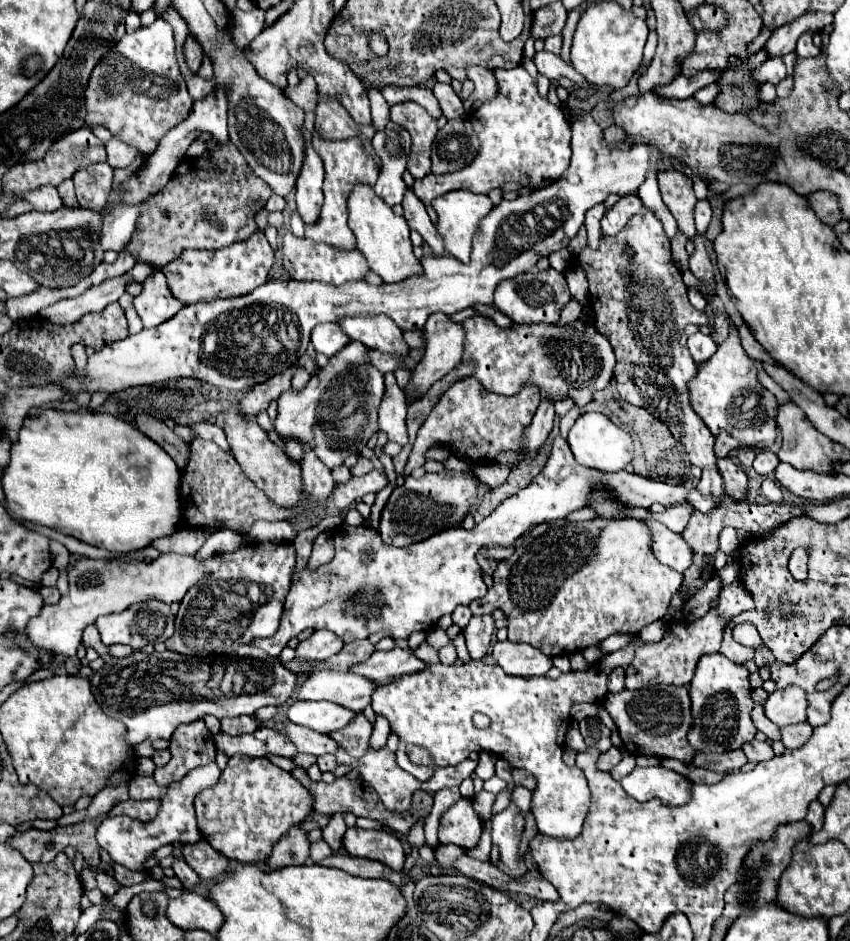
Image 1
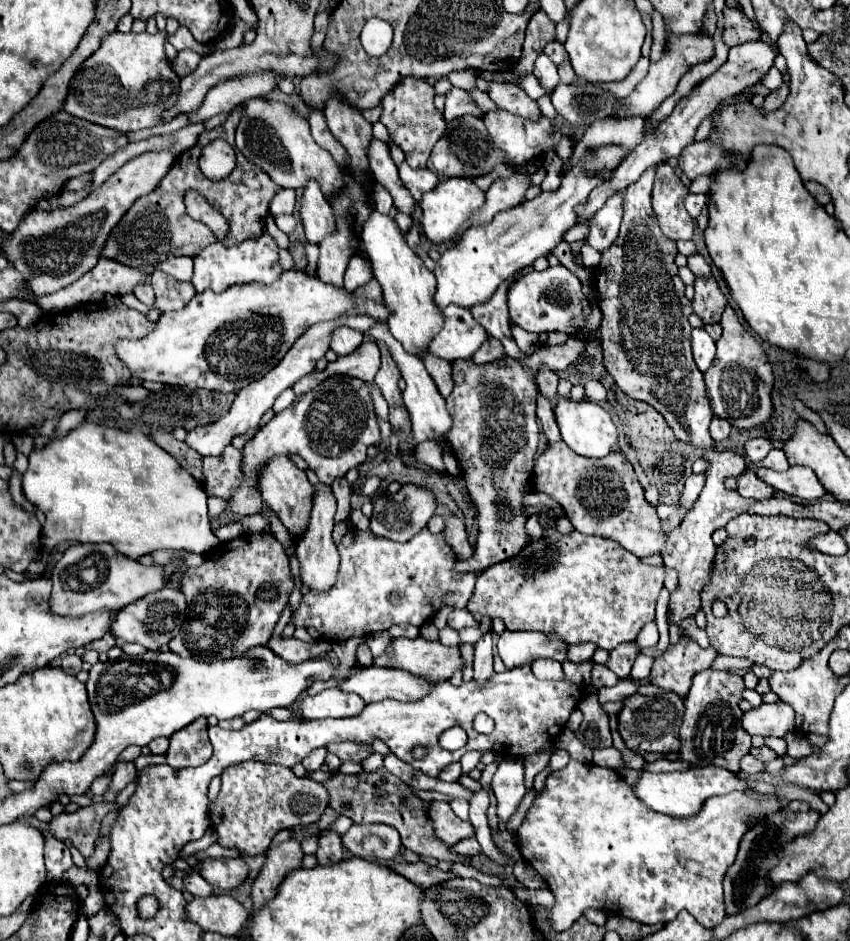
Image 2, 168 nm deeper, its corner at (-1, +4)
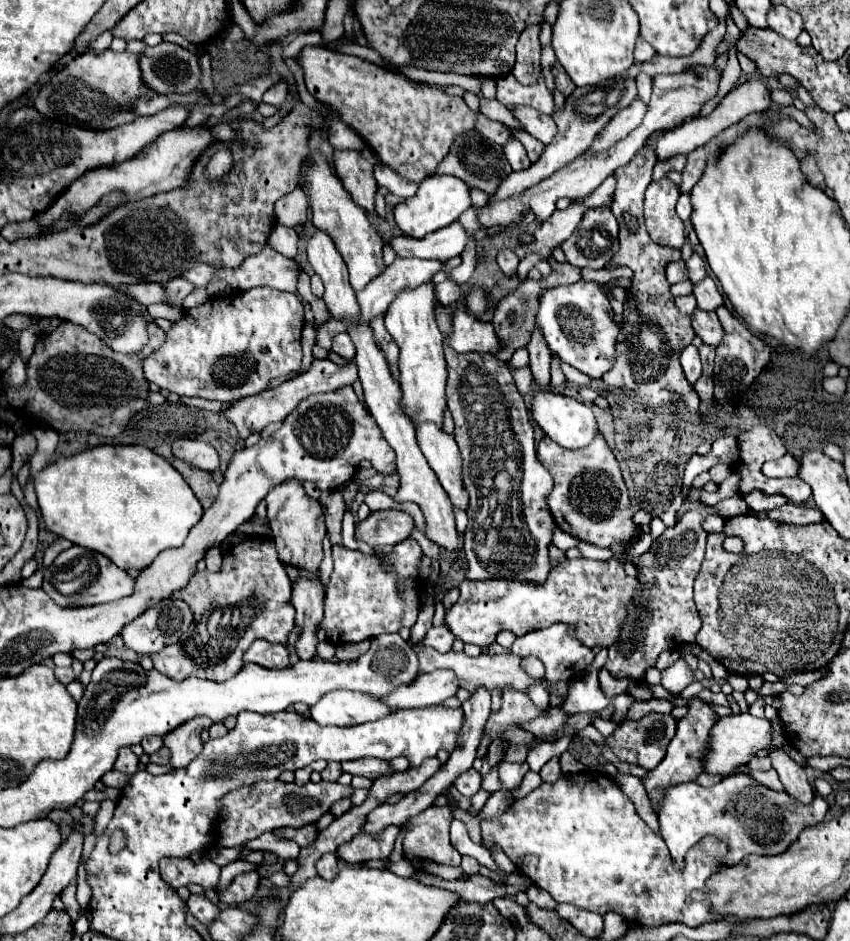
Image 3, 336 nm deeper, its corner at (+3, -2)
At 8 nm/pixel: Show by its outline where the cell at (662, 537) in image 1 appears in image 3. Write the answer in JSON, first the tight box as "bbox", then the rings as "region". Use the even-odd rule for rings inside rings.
{"bbox":[537,433,639,547],"region":[[[601,433],[593,439],[591,447],[579,451],[563,449],[553,439],[543,437],[537,445],[537,457],[553,477],[553,489],[551,495],[547,495],[547,503],[561,531],[597,547],[631,545],[637,541],[639,527],[631,519],[635,509],[631,505],[619,463]]]}

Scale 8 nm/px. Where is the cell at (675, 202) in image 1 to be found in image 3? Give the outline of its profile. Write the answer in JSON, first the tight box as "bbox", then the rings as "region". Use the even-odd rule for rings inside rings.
{"bbox":[645,177,685,249],"region":[[[663,177],[653,181],[645,193],[645,225],[651,239],[657,245],[667,245],[681,249],[685,243],[683,221],[675,213],[675,203],[679,199],[677,185]]]}

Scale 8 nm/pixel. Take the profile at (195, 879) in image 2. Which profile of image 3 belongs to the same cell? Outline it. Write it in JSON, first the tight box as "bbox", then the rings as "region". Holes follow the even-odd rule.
{"bbox":[187,895,221,925],"region":[[[191,895],[189,901],[187,901],[187,907],[189,907],[189,911],[191,911],[203,925],[211,923],[211,921],[219,915],[219,911],[221,911],[221,909],[219,909],[215,903],[211,903],[205,895]]]}

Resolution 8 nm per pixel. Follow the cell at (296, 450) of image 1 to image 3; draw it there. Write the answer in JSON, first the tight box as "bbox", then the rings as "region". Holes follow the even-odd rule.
{"bbox":[320,491,346,545],"region":[[[325,491],[320,497],[320,504],[325,515],[327,533],[333,545],[343,545],[341,528],[346,506],[340,491]]]}

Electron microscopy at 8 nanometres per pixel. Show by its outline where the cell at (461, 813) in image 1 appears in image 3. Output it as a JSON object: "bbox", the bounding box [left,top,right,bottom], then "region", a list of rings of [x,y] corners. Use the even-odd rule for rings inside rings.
{"bbox":[403,805,461,865],"region":[[[433,805],[421,815],[409,819],[409,831],[403,839],[405,859],[429,859],[445,865],[459,865],[461,855],[449,841],[451,823],[449,805]]]}

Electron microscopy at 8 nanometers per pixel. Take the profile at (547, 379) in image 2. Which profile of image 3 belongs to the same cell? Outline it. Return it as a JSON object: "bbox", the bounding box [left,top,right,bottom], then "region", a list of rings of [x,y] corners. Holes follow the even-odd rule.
{"bbox":[527,331,551,389],"region":[[[533,331],[531,341],[527,345],[529,351],[529,369],[535,377],[539,389],[549,389],[549,367],[551,367],[551,349],[543,341],[539,331]]]}

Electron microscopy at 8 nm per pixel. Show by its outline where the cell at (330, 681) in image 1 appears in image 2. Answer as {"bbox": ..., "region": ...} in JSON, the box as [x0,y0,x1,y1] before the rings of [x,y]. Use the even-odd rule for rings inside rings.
{"bbox":[339,667,435,703],"region":[[[365,667],[353,673],[351,679],[343,681],[339,689],[347,693],[357,693],[365,703],[395,699],[395,701],[419,701],[431,689],[435,681],[427,681],[421,677],[411,675],[405,669],[391,669],[391,667]]]}

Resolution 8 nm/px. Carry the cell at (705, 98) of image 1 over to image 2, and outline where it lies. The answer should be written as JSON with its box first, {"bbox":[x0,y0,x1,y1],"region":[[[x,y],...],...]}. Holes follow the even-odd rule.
{"bbox":[761,67,783,91],"region":[[[771,67],[771,69],[769,69],[769,73],[761,79],[761,83],[763,83],[763,85],[767,85],[771,91],[775,91],[775,89],[779,89],[779,87],[781,87],[783,79],[781,79],[781,73],[779,73],[775,67]]]}

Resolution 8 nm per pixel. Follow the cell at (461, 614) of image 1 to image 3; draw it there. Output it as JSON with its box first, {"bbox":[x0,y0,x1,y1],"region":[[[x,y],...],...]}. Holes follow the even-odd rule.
{"bbox":[423,625,455,653],"region":[[[447,625],[431,627],[429,633],[427,633],[427,637],[423,639],[423,643],[425,643],[427,647],[433,647],[433,649],[437,649],[437,651],[441,651],[441,653],[451,651],[453,641],[455,641],[455,635],[451,635],[451,629],[449,629]]]}

